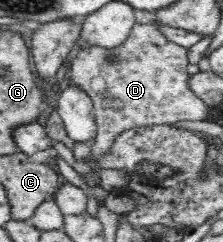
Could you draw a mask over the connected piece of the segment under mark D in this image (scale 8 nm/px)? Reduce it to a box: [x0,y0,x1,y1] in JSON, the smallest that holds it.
[69,22,207,188]

